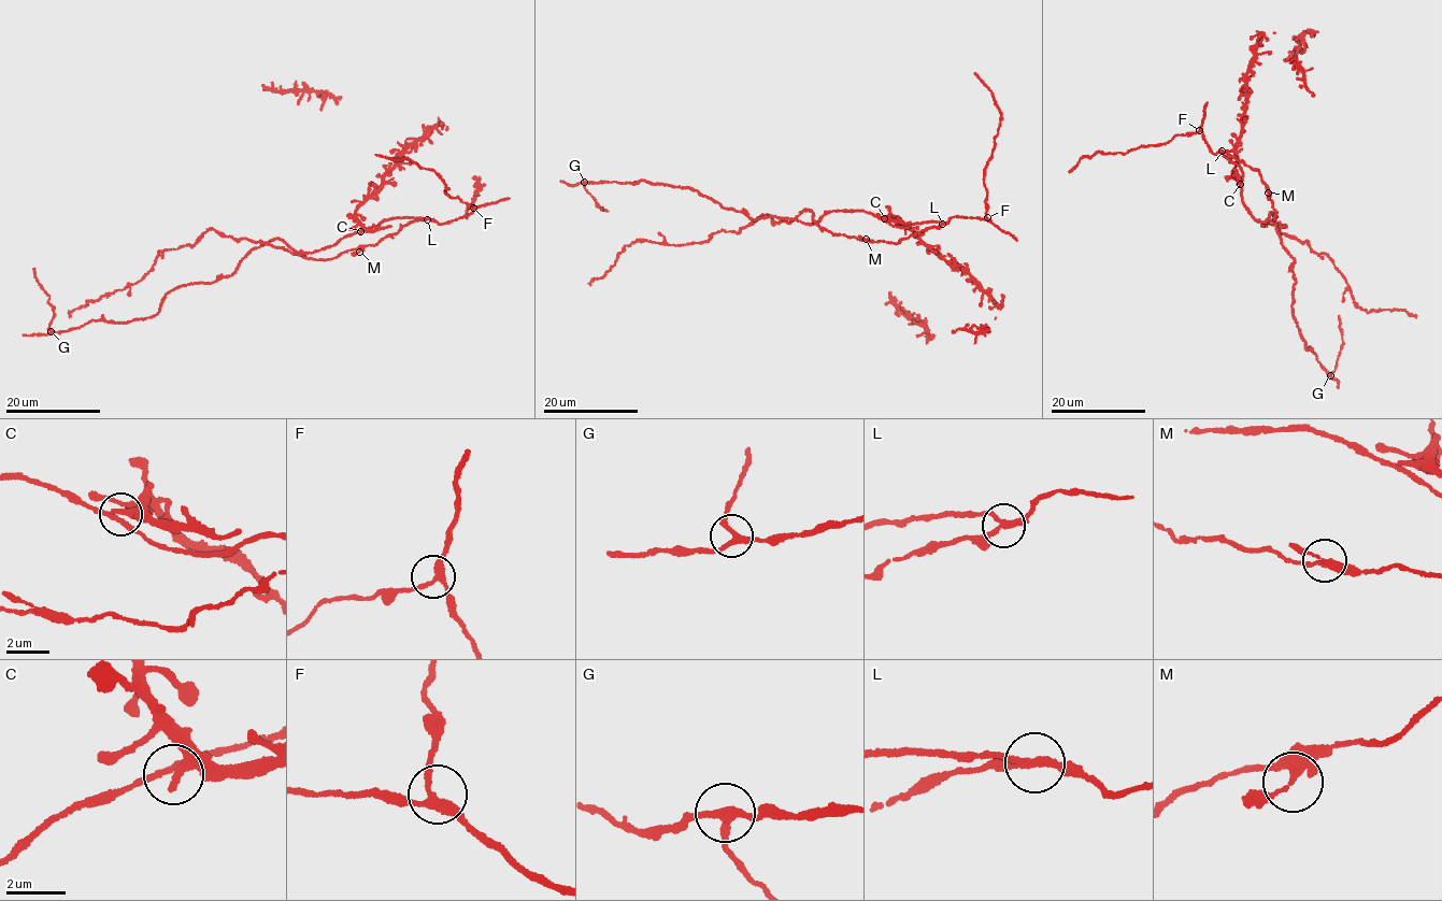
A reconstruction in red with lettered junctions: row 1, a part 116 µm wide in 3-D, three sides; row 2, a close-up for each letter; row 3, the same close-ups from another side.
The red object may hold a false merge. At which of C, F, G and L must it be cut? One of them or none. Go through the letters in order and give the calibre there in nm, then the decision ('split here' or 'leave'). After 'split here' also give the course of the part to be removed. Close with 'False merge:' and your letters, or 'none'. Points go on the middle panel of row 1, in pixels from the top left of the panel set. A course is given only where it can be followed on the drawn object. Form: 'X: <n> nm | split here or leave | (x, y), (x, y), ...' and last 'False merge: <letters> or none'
C: 190 nm | leave
F: 240 nm | leave
G: 240 nm | leave
L: 200 nm | split here | (943, 224), (872, 242), (834, 236), (809, 210), (789, 223), (760, 215), (691, 243), (624, 246), (589, 285)
False merge: L

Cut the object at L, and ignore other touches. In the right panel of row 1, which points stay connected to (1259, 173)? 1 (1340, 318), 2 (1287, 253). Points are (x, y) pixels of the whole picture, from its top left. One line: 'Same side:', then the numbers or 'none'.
Same side: none

